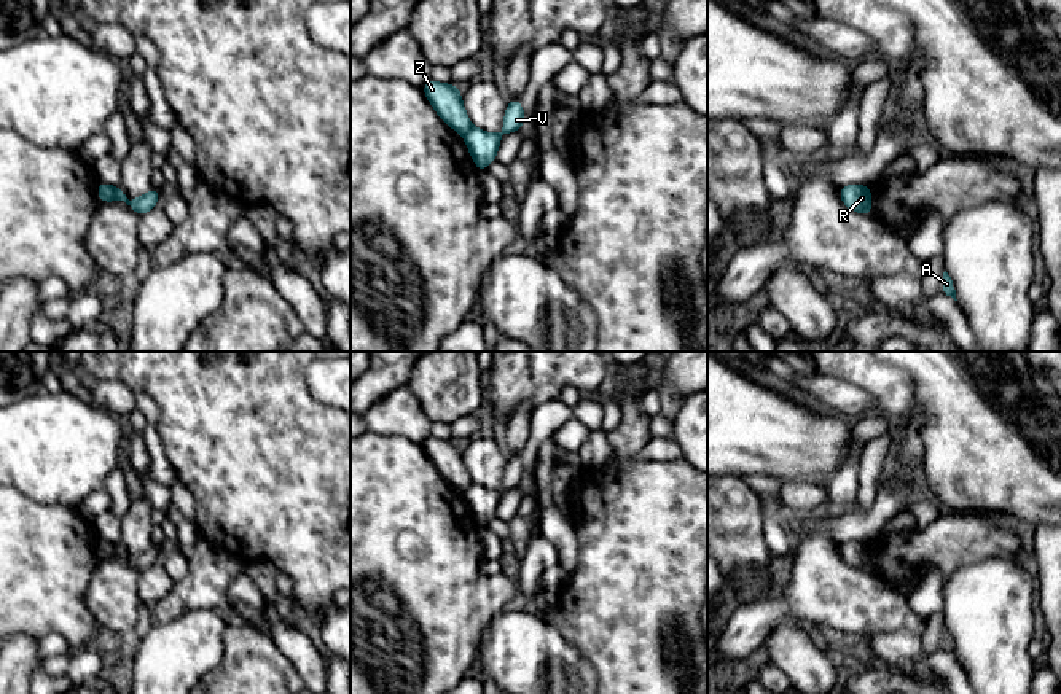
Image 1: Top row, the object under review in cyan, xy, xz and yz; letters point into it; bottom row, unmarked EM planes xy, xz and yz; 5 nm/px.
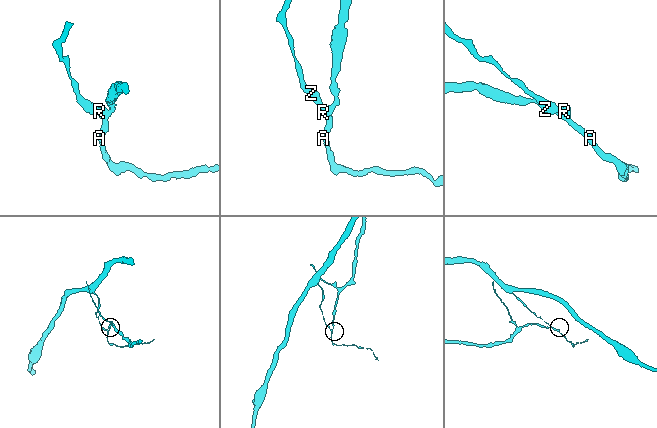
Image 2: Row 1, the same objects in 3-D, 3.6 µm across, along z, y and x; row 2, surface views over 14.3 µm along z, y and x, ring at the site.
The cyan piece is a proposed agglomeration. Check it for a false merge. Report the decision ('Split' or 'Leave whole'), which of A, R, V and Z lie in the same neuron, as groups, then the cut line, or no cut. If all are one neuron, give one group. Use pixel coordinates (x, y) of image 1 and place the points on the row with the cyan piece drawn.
Split. Groups: A R V / Z. Split along xy (113, 187), (110, 199)

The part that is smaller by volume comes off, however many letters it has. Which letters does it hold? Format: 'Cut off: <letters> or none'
Cut off: A, R, V

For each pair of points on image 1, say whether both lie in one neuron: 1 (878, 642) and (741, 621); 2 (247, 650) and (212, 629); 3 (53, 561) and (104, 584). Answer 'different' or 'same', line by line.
1: different
2: different
3: different

